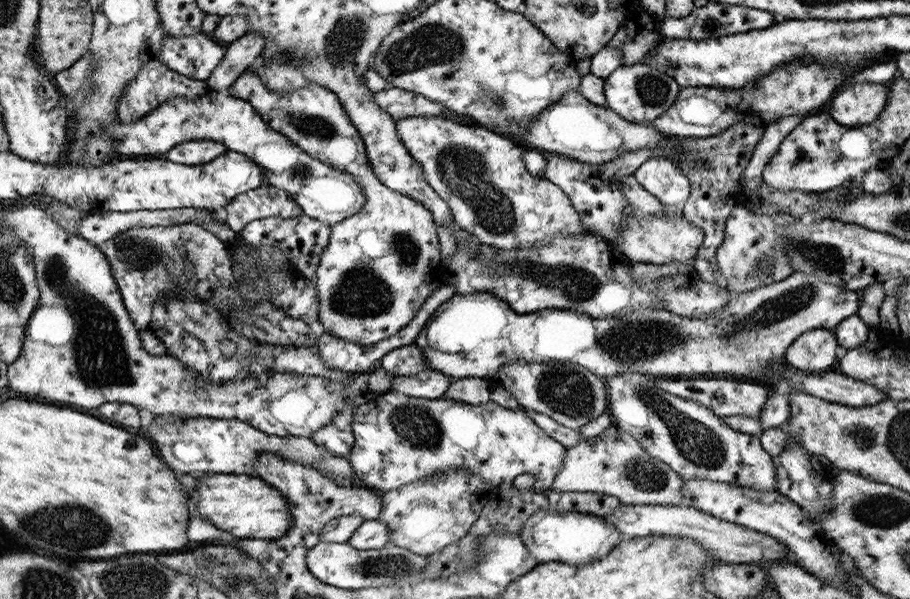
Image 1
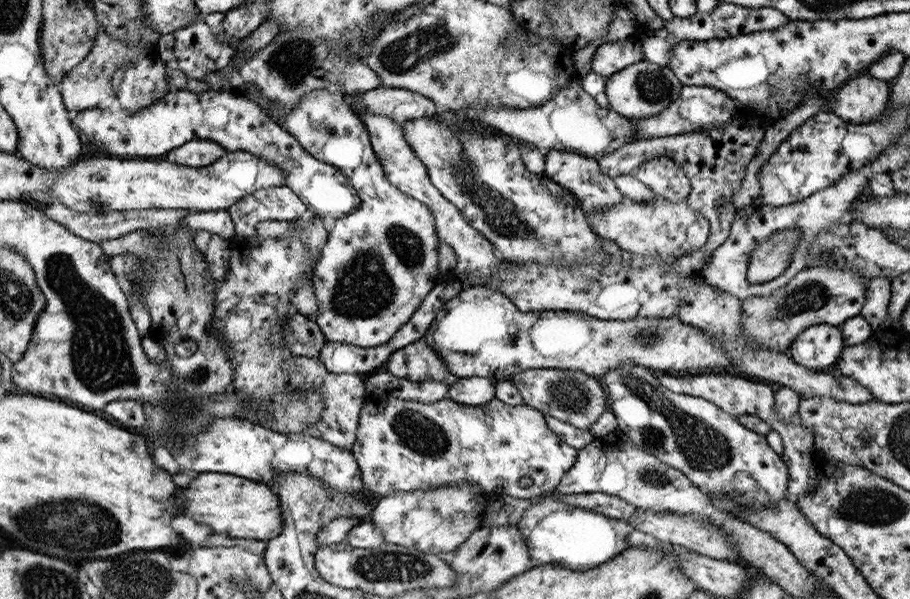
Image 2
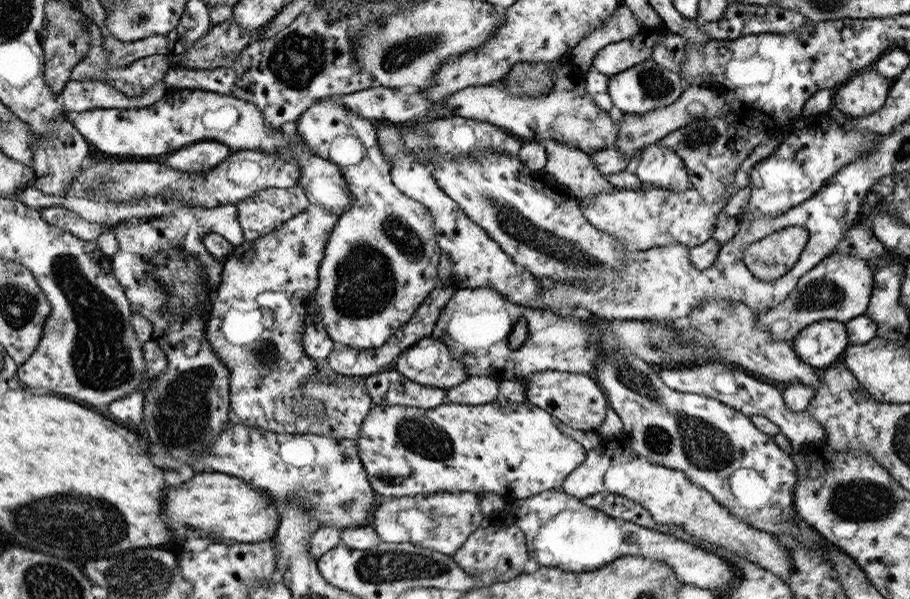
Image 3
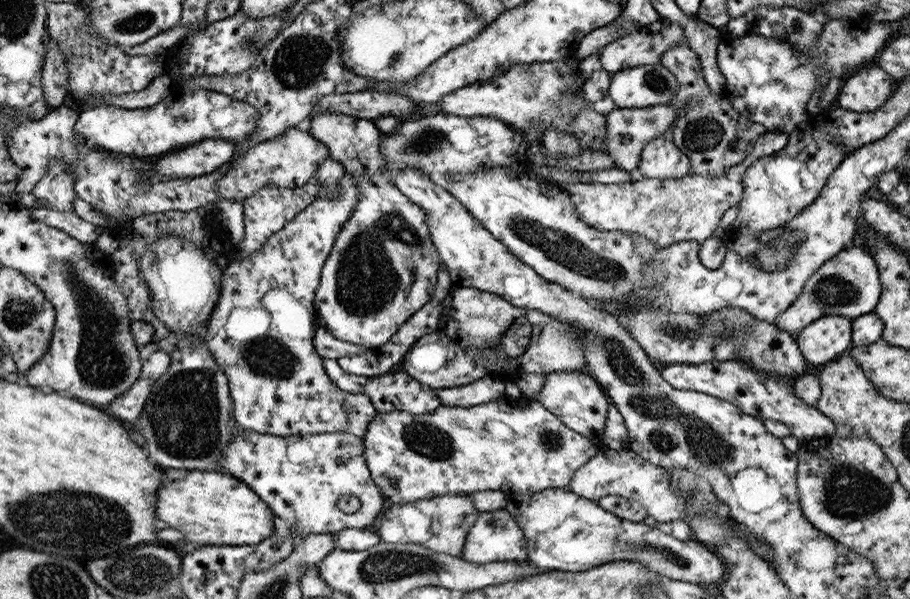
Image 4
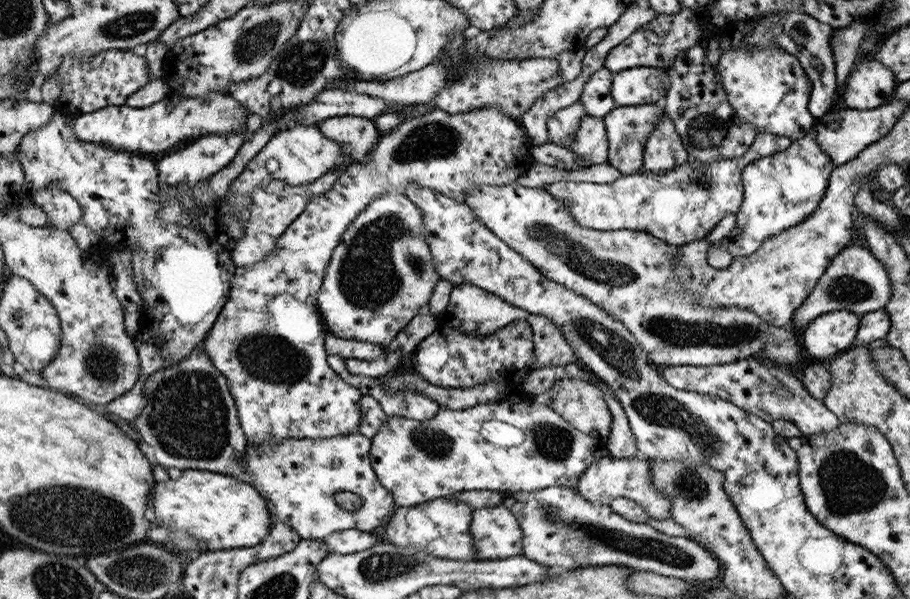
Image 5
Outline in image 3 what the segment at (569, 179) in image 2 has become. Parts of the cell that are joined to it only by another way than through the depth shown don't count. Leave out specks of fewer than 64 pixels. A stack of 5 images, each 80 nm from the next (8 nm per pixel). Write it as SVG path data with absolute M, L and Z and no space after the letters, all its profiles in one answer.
M549 140L545 143L545 151L547 152L547 163L544 171L553 181L560 185L568 187L578 198L586 198L587 196L594 196L601 192L610 194L615 191L615 186L597 170L594 161L589 154L584 151L561 144L557 140Z

